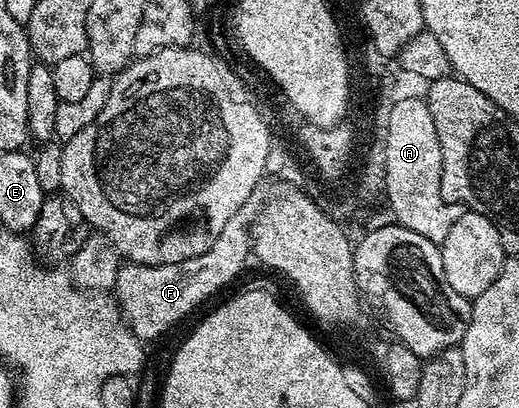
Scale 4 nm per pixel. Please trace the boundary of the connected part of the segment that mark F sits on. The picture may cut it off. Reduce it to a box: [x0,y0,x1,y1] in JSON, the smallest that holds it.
[114,202,258,340]

